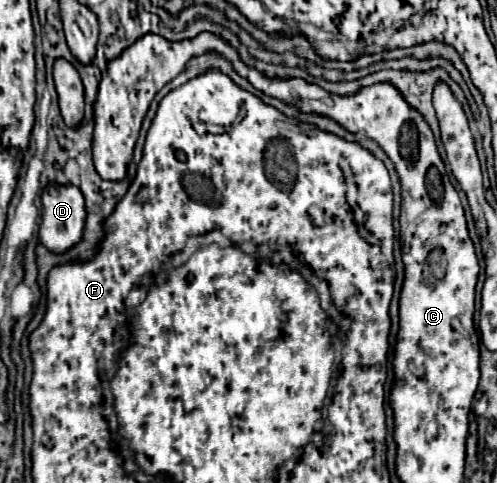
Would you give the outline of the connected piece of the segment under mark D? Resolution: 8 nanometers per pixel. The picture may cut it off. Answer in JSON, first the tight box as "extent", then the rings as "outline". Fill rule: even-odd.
{"extent":[38,183,86,253],"outline":[[[50,183],[42,191],[42,223],[40,223],[38,237],[40,237],[40,243],[46,249],[50,249],[54,253],[64,253],[66,249],[70,249],[72,245],[76,245],[82,239],[84,219],[86,219],[84,197],[82,197],[82,193],[80,193],[78,187]]]}

